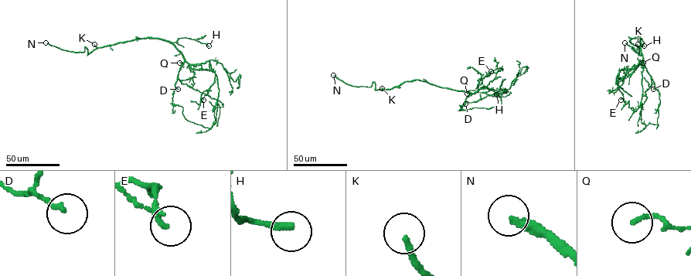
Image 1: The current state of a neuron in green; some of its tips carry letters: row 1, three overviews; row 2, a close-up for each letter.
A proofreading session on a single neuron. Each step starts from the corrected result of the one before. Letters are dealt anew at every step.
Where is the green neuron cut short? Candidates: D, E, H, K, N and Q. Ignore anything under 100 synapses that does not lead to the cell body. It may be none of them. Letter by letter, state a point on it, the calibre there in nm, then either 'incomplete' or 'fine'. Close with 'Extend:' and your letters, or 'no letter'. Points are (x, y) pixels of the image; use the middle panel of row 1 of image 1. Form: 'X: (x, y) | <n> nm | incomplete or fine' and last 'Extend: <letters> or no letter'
D: (465, 103) | 150 nm | fine
E: (491, 71) | 200 nm | fine
H: (496, 94) | 240 nm | fine
K: (382, 88) | 180 nm | incomplete
N: (333, 75) | 300 nm | incomplete
Q: (467, 93) | 120 nm | fine
Extend: K, N

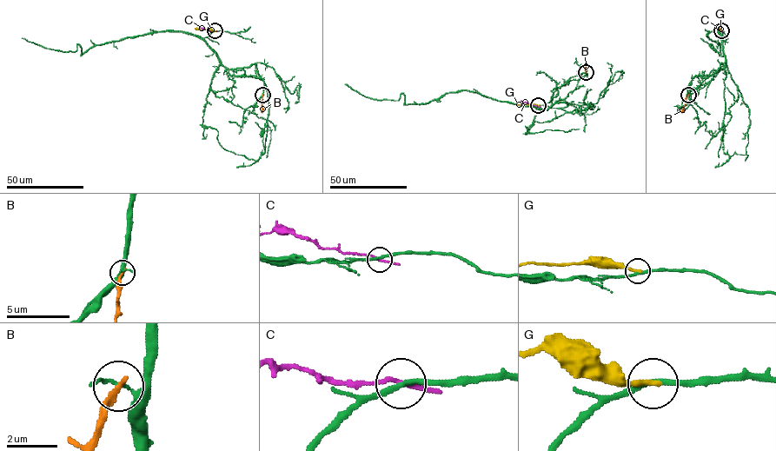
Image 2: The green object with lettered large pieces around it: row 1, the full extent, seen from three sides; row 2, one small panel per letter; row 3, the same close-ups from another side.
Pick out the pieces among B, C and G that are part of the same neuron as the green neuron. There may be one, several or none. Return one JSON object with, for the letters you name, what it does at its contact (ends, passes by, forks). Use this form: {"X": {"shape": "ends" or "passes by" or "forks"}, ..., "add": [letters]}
{"add": []}

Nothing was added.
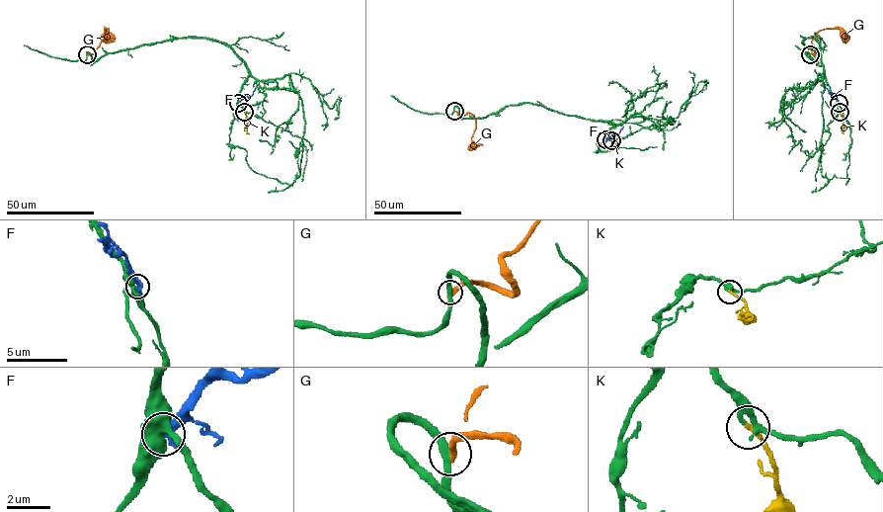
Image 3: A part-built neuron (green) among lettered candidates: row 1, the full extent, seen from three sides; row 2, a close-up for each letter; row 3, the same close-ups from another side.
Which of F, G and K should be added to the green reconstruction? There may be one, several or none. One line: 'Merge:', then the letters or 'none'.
Merge: K

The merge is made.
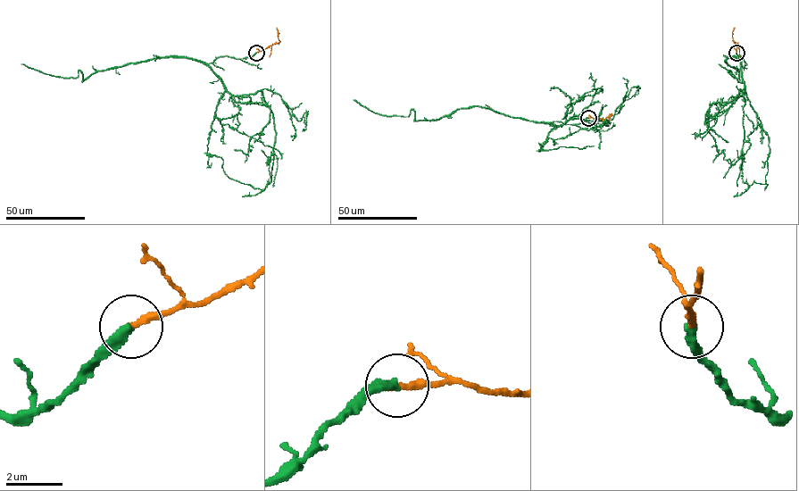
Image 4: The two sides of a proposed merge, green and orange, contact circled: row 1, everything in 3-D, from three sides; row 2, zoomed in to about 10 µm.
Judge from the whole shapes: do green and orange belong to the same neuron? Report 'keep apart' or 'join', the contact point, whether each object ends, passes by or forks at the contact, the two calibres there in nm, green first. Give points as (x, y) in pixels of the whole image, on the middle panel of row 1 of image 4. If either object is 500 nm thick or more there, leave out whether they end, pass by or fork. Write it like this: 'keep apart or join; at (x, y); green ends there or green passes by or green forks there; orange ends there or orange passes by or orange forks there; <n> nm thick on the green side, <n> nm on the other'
join; at (588, 118); green ends there; orange ends there; 360 nm thick on the green side, 240 nm on the other

